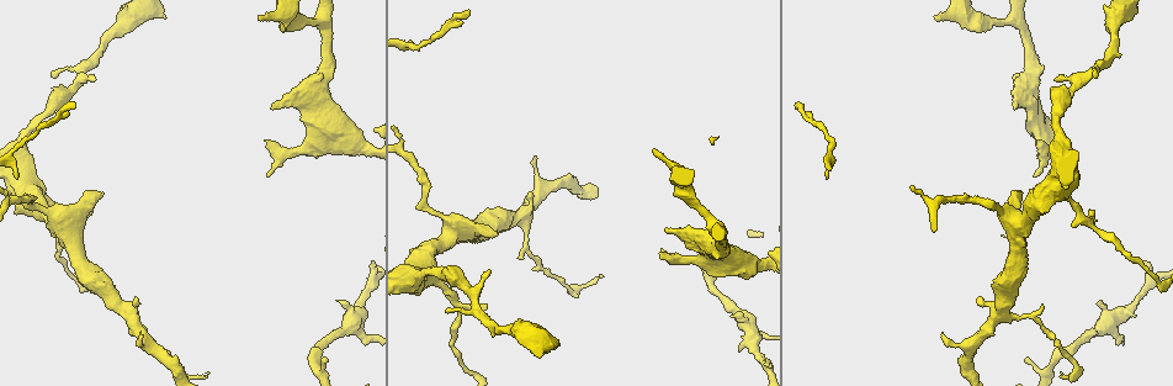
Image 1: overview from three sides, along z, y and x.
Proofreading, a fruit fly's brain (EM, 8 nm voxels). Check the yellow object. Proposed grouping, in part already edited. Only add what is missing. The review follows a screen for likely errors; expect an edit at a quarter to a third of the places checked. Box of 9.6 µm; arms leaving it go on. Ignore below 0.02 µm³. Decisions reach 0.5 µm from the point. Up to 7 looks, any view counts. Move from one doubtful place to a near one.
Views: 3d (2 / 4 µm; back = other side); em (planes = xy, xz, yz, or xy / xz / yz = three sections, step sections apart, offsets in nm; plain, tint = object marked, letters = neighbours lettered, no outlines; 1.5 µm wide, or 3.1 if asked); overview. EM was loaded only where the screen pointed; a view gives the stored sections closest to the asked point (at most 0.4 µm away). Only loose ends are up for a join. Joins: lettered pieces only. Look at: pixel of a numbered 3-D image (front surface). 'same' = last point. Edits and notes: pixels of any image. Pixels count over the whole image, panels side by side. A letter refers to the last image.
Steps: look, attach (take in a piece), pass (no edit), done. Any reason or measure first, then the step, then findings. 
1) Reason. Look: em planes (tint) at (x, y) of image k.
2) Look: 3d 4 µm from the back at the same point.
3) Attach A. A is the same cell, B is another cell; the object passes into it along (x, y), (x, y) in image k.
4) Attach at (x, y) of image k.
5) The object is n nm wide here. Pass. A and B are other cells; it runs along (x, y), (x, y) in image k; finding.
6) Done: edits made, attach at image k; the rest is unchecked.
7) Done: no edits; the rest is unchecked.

An open end. Look: em planes (plain) at (530, 193) of image 1.

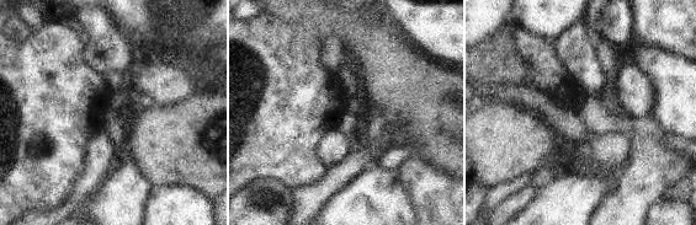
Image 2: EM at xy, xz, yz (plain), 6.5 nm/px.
What lies round it. Look: em planes (letters) at the same point.

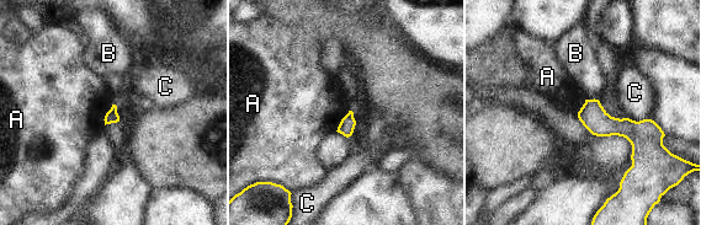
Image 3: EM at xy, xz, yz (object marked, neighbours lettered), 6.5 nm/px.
Pass. A, B and C are other cells; it runs along (580, 114), (605, 126), (656, 129) in image 3; none of them fits.

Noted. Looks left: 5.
Stops while still wide. Look: em 3.1 µm planes (letters) at (560, 343) of image 1.

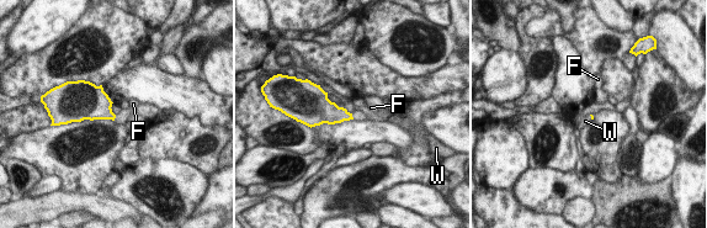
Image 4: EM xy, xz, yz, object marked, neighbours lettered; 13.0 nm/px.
Attach W. W is the same cell, F is another cell; the object passes into it along (333, 114), (351, 116), (357, 115) in image 4; the cell continues.

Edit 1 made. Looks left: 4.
An open end. Look: 3d 2 µm at (271, 109) of image 1.

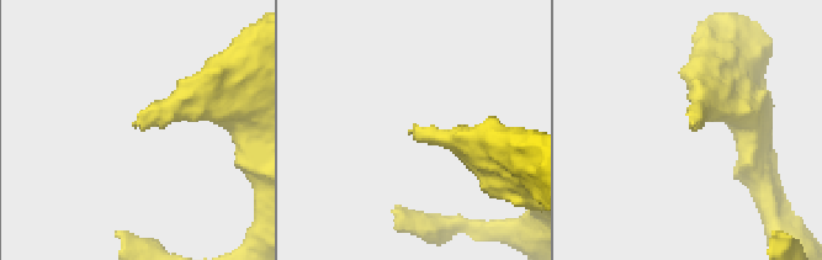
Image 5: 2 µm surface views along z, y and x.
Look: em xz step 8 (tint) at (696, 125) of image 5.

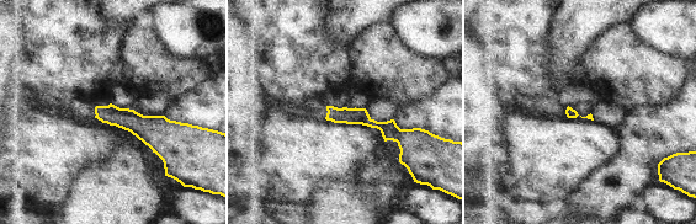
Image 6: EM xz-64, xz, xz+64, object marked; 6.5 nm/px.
Look: em planes (letters) at the same point.

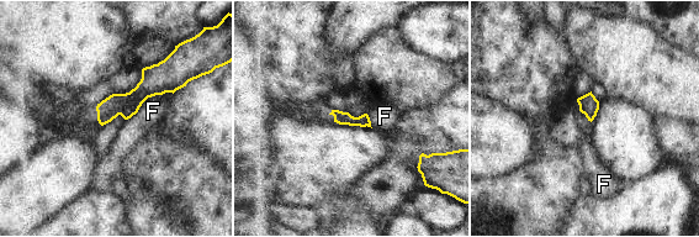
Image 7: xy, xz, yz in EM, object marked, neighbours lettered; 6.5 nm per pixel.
Pass. F is another cell; it runs along (178, 80), (155, 80), (100, 117) in image 7; none of them fits.

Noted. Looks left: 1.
Done: edits made, attach at image 4; the rest is unchecked.

